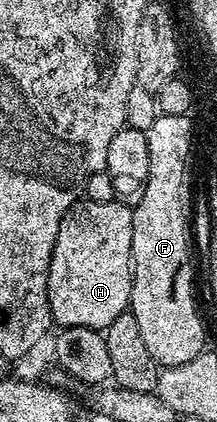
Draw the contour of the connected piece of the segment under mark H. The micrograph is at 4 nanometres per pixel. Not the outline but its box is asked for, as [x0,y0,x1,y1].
[47,200,133,332]

